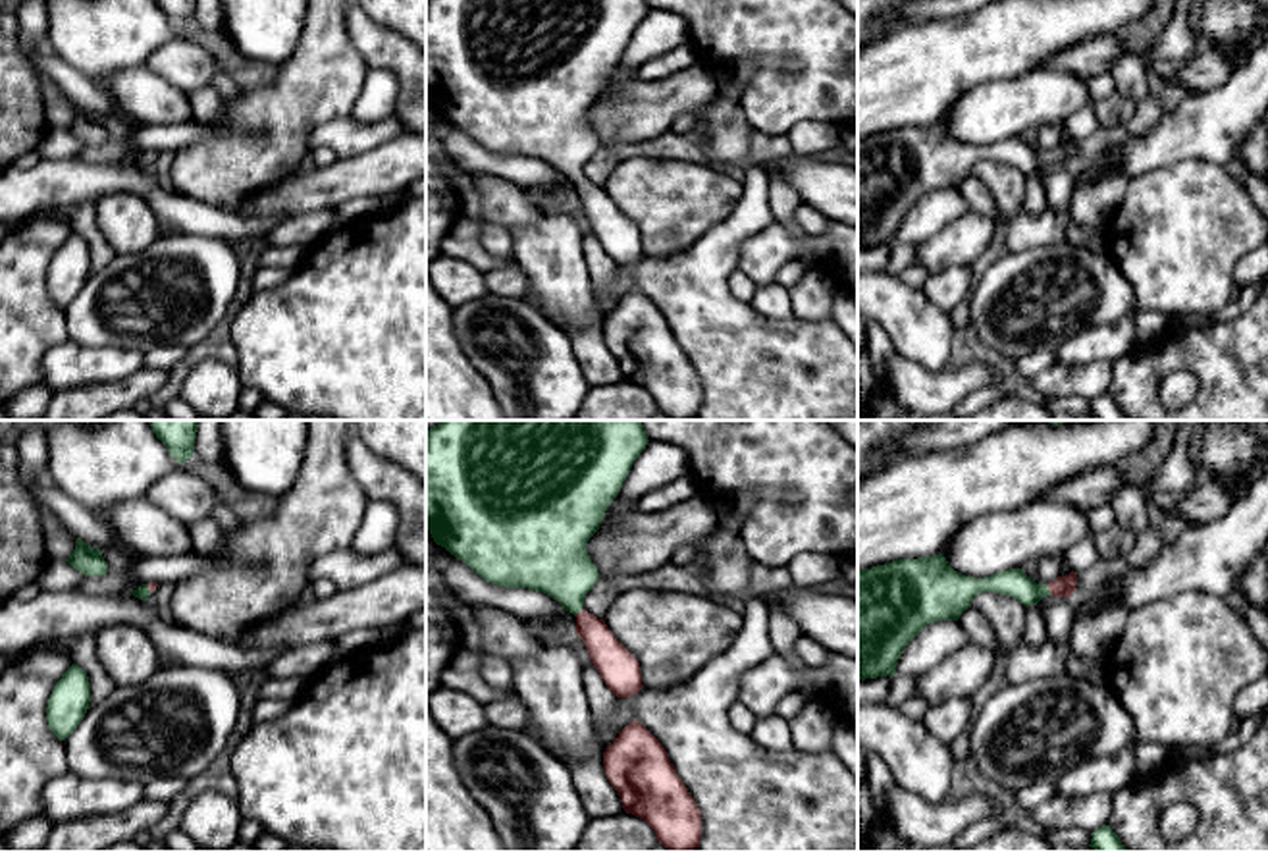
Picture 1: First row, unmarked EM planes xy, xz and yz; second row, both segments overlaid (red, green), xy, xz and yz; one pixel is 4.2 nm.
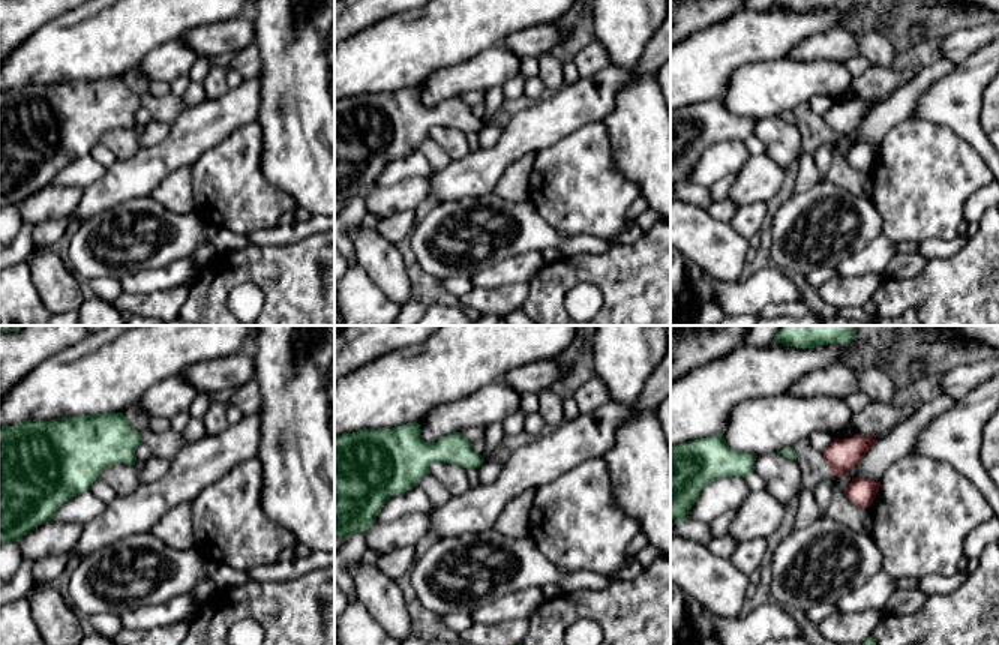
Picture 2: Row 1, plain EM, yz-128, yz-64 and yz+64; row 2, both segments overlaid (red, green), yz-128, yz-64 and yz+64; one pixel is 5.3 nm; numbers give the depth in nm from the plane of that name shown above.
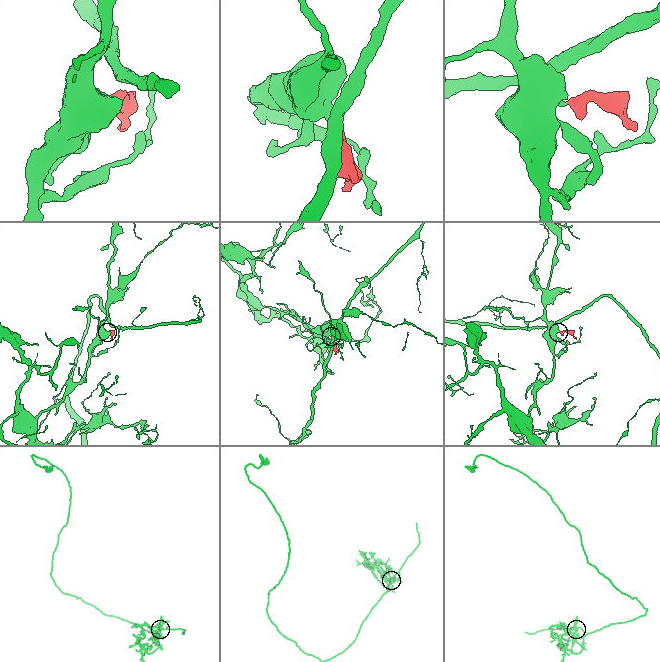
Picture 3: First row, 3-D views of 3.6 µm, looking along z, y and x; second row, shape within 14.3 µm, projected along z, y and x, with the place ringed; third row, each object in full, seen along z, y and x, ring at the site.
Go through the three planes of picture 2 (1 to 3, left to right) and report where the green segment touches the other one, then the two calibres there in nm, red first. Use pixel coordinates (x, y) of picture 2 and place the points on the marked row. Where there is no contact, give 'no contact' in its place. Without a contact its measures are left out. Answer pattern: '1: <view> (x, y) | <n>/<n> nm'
1: no contact
2: no contact
3: no contact

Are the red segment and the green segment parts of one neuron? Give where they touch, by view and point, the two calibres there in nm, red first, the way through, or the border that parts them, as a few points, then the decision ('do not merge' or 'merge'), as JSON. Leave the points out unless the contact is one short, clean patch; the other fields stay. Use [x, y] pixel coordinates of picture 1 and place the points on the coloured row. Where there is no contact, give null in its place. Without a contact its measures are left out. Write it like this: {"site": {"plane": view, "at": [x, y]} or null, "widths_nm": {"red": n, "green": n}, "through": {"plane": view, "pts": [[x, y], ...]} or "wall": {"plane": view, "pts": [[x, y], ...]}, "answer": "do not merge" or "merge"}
{"site": {"plane": "yz", "at": [1049, 588]}, "widths_nm": {"red": 90, "green": 120}, "through": {"plane": "yz", "pts": [[1064, 586], [1049, 588], [1022, 588], [1014, 583]]}, "answer": "merge"}

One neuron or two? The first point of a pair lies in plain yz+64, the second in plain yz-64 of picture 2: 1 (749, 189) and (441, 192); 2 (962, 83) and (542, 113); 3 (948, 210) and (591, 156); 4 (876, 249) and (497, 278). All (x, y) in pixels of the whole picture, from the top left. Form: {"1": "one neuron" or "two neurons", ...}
{"1": "two neurons", "2": "one neuron", "3": "one neuron", "4": "one neuron"}

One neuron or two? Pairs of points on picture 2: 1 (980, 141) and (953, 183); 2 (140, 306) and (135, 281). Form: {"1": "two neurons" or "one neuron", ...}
{"1": "two neurons", "2": "two neurons"}

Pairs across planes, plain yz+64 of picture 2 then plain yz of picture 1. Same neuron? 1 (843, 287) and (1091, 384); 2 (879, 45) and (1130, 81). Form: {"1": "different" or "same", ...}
{"1": "same", "2": "same"}

